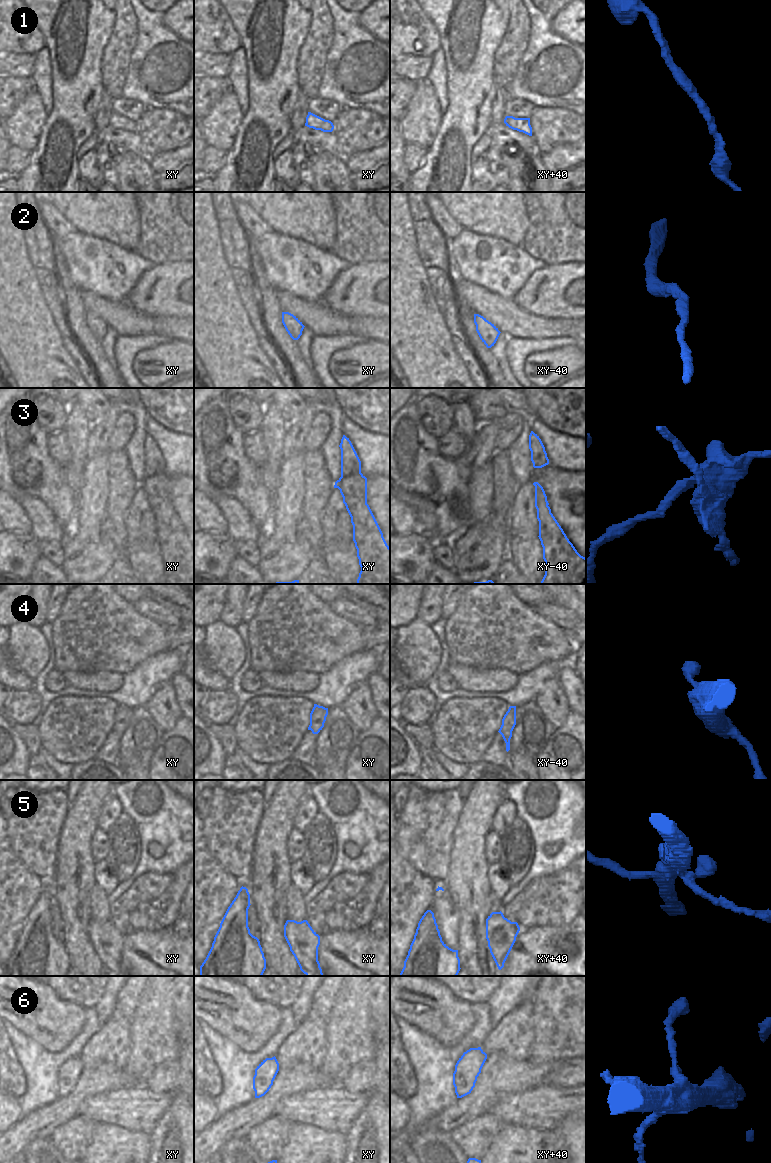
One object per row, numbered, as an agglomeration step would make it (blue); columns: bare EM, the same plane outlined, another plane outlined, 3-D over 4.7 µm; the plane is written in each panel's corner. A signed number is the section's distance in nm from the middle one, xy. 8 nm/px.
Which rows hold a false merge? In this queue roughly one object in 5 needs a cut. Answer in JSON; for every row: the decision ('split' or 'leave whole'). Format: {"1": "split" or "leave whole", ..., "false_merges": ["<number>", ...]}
{"1": "leave whole", "2": "leave whole", "3": "split", "4": "leave whole", "5": "leave whole", "6": "leave whole", "false_merges": ["3"]}

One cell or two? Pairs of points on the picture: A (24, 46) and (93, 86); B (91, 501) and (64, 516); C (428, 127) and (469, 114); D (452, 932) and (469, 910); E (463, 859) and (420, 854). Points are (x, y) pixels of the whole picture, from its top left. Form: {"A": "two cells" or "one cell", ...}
{"A": "two cells", "B": "two cells", "C": "two cells", "D": "two cells", "E": "two cells"}

